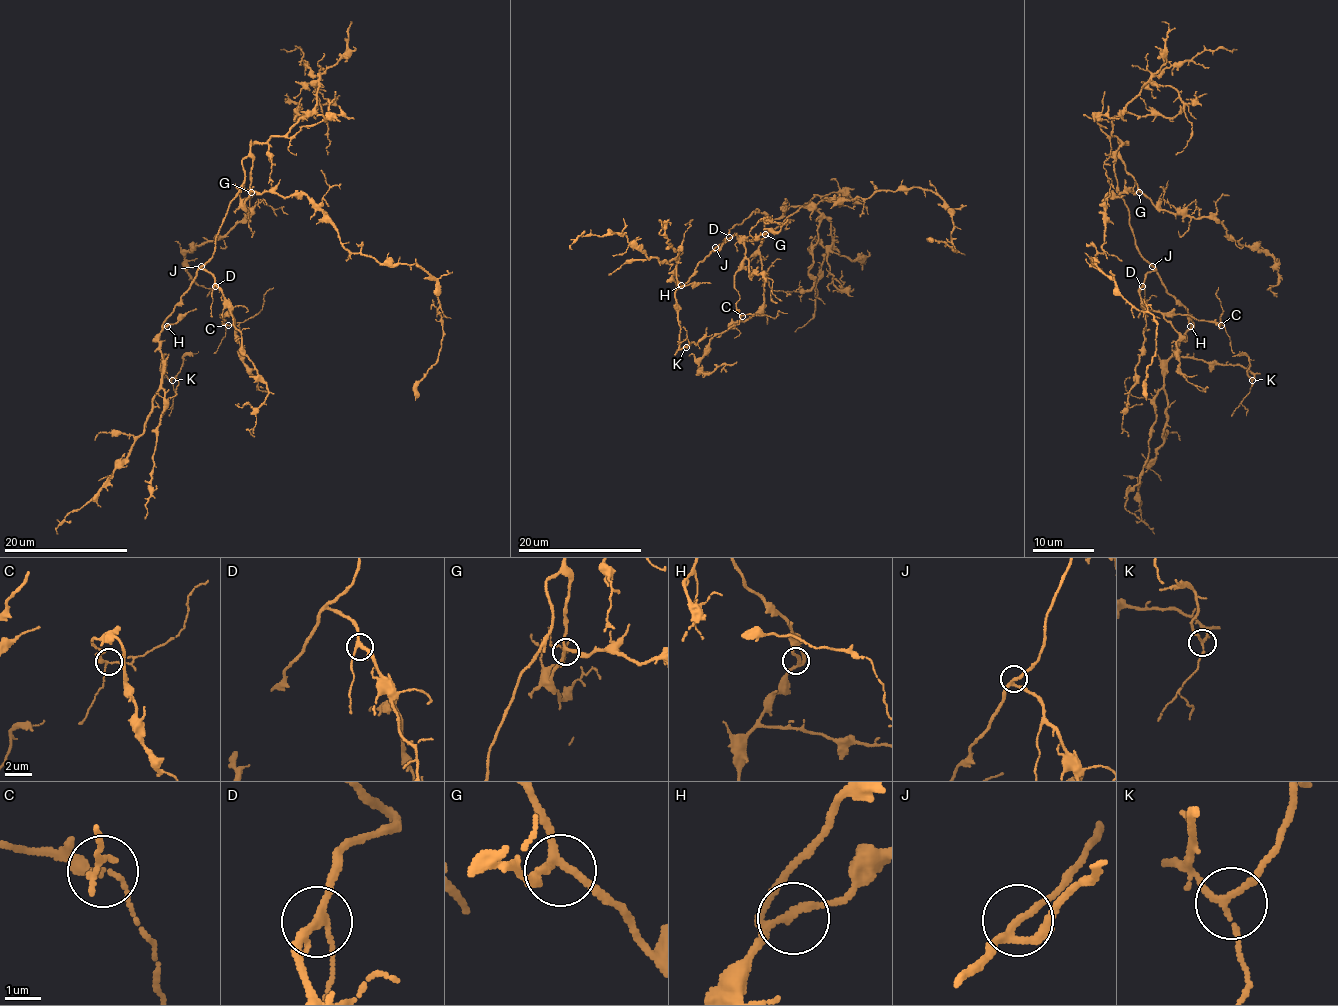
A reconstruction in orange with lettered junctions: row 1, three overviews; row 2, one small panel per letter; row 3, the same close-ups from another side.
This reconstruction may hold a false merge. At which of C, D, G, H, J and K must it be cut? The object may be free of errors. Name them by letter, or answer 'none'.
none

